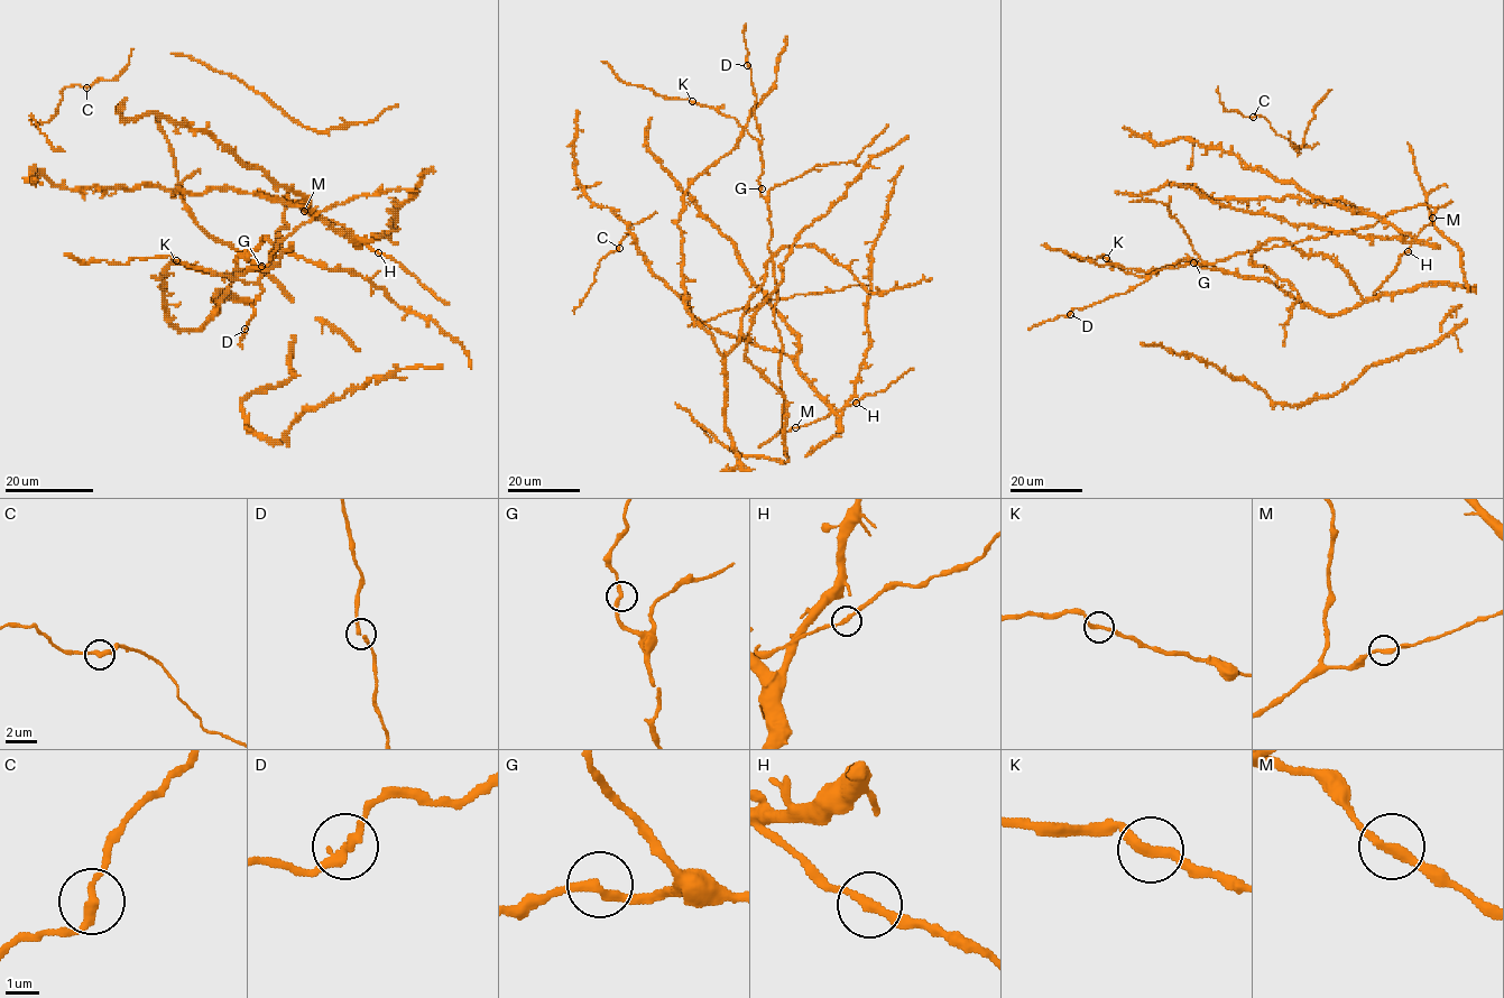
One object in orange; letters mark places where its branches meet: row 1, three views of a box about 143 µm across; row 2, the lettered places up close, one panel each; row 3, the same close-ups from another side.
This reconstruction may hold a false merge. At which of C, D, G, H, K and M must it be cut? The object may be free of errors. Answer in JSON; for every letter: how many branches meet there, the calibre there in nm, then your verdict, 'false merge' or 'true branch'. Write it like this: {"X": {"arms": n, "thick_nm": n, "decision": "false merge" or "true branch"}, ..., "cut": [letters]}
{"C": {"arms": 2, "thick_nm": 280, "decision": "true branch"}, "D": {"arms": 2, "thick_nm": 280, "decision": "true branch"}, "G": {"arms": 2, "thick_nm": 240, "decision": "true branch"}, "H": {"arms": 2, "thick_nm": 240, "decision": "true branch"}, "K": {"arms": 2, "thick_nm": 280, "decision": "true branch"}, "M": {"arms": 2, "thick_nm": 280, "decision": "true branch"}, "cut": []}

